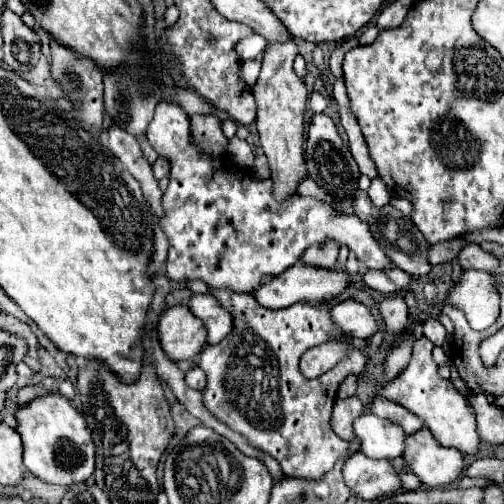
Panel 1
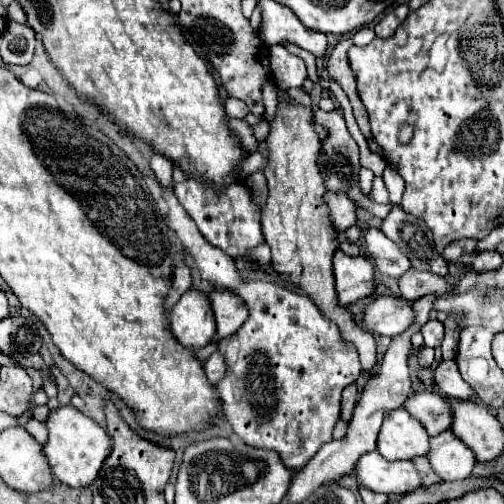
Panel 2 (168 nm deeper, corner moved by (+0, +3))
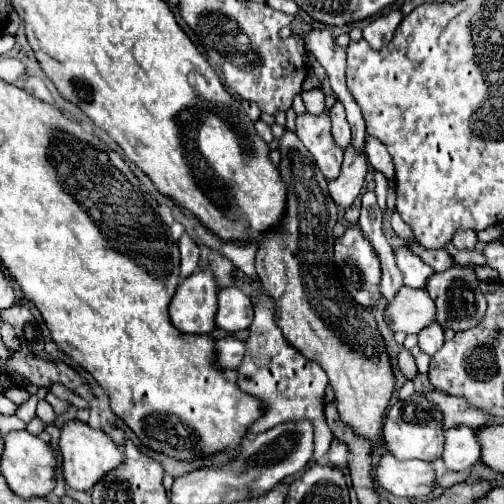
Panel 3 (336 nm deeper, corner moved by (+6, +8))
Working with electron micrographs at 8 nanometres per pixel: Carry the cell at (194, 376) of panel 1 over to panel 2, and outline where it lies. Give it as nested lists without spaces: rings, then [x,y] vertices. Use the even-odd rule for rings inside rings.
[[[218,351],[212,353],[212,357],[204,361],[204,371],[206,371],[208,381],[212,385],[216,385],[224,377],[224,373],[226,373],[226,361],[222,361],[222,355]]]

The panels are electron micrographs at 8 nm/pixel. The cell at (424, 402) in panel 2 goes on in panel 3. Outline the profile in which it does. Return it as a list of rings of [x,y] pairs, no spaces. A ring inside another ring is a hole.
[[[438,390],[422,392],[422,396],[442,412],[442,426],[444,428],[454,428],[454,426],[480,428],[480,426],[492,422],[482,412],[472,412],[472,408],[468,408],[468,404],[464,404],[464,400],[460,400],[456,396],[448,396]]]

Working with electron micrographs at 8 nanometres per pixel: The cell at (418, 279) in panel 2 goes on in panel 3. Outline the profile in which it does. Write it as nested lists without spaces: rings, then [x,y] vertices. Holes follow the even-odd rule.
[[[472,264],[468,266],[452,266],[446,272],[436,272],[426,280],[424,290],[430,294],[430,298],[436,304],[436,320],[438,324],[446,330],[452,328],[454,332],[458,330],[468,330],[478,326],[484,316],[486,316],[486,300],[478,288],[478,278],[472,270]]]

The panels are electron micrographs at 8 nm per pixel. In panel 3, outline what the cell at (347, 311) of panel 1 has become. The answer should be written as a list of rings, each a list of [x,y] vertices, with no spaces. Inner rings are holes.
[[[402,286],[384,308],[384,318],[392,332],[418,334],[436,320],[436,308],[426,292]]]

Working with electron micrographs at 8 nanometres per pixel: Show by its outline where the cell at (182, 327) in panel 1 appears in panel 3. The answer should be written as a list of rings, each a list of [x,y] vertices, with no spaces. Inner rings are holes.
[[[194,272],[180,282],[170,302],[170,320],[184,334],[210,334],[216,316],[216,282],[212,272]]]

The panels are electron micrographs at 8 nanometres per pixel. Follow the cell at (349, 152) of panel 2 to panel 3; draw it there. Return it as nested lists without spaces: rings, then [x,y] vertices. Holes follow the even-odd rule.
[[[336,102],[330,108],[330,120],[332,120],[332,138],[336,140],[336,146],[346,150],[350,146],[350,126],[344,114],[344,106]]]

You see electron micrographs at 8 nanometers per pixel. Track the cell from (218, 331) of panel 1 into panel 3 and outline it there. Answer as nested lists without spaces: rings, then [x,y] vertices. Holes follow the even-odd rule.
[[[220,288],[218,290],[218,312],[216,328],[226,332],[246,330],[252,322],[252,302],[246,292],[240,288]]]

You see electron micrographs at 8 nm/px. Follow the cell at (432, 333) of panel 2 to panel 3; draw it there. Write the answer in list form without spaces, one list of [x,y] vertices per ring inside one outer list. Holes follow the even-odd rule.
[[[432,322],[426,328],[422,328],[422,332],[418,332],[418,348],[428,356],[434,356],[442,344],[444,344],[444,330],[440,328],[438,322]]]

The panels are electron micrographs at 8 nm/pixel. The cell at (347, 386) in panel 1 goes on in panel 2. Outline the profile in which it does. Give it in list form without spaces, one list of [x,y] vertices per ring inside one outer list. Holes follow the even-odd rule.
[[[352,383],[350,387],[346,387],[346,389],[342,391],[342,413],[340,413],[340,419],[342,419],[342,421],[346,421],[346,423],[350,421],[352,413],[354,413],[356,401],[358,401],[358,389],[356,389],[356,385]]]

